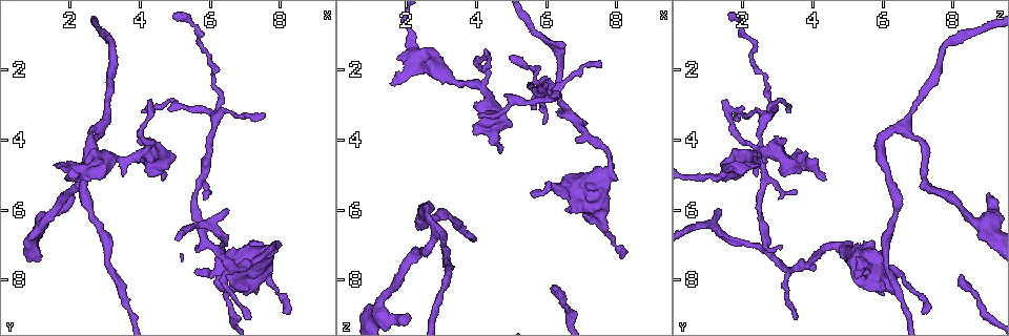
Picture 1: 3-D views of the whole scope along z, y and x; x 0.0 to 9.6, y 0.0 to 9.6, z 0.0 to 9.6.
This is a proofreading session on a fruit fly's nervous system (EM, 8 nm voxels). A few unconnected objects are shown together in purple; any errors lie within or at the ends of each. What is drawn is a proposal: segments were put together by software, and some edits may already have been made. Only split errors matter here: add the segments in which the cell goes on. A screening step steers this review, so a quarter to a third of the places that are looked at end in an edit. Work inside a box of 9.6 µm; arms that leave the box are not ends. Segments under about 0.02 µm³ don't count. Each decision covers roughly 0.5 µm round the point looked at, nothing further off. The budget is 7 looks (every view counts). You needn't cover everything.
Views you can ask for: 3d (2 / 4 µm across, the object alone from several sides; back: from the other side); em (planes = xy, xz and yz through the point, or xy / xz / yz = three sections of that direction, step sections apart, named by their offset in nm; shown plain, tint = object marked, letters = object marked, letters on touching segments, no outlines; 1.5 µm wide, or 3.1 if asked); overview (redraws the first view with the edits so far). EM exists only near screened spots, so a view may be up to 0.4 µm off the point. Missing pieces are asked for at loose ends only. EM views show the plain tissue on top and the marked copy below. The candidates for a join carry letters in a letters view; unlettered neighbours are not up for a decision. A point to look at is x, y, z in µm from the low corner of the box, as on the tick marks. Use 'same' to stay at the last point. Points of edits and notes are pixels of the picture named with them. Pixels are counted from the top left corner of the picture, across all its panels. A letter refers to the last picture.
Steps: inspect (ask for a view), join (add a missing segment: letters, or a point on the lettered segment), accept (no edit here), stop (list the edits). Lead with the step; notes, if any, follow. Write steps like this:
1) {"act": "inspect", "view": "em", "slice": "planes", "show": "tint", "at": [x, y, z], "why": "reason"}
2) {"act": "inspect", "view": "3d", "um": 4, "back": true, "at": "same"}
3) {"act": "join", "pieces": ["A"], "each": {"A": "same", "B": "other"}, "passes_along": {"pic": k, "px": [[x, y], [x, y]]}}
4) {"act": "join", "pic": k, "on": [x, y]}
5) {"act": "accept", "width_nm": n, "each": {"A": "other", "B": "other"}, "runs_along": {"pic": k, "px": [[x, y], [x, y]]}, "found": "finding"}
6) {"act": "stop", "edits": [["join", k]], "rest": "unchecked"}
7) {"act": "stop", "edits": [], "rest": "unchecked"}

{"act": "inspect", "view": "em", "slice": "planes", "show": "letters", "at": [4.30, 2.90, 1.55], "why": "thin end"}

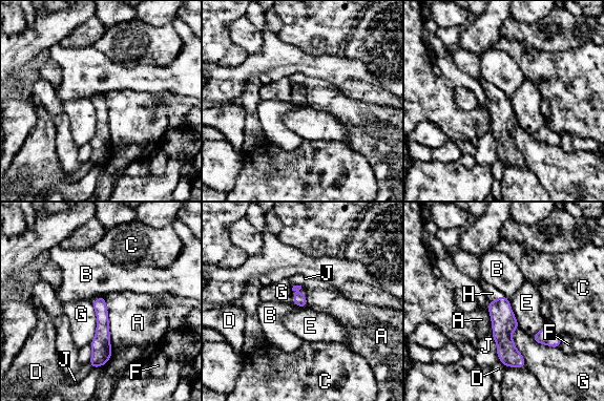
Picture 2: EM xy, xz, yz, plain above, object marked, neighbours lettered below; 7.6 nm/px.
{"act": "join", "pieces": ["H"], "each": {"A": "other", "B": "other", "C": "other", "D": "other", "E": "other", "F": "other", "G": "other", "H": "same", "J": "other"}, "passes_along": {"pic": 2, "px": [[503, 321], [495, 300], [492, 293]]}, "found": "it goes on there"}

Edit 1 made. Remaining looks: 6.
{"act": "inspect", "view": "em", "slice": "xy", "step": 8, "show": "letters", "at": [2.05, 5.60, 9.00], "why": "branch stops here"}

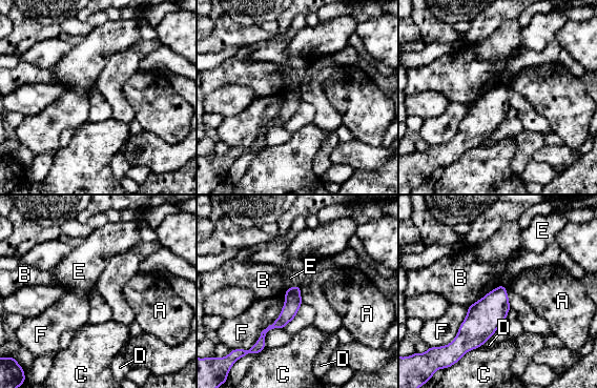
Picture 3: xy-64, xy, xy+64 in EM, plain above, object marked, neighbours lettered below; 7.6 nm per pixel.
{"act": "inspect", "view": "em", "slice": "planes", "show": "letters", "at": "same", "why": "cut it another way"}

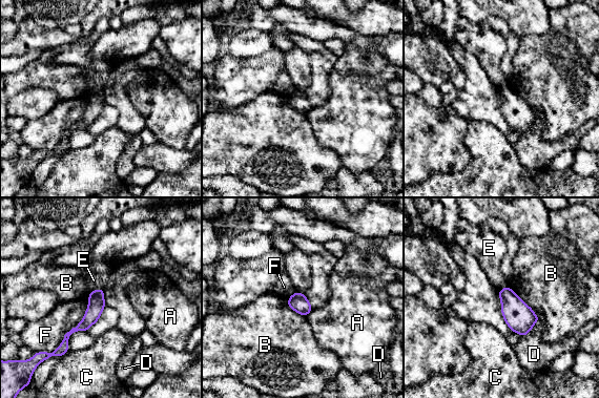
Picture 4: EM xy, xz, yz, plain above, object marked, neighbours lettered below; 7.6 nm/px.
{"act": "accept", "longest_contact_nm": ["F", 500], "each": {"A": "other", "B": "other", "C": "other", "D": "other", "E": "other", "F": "other"}, "border": {"pic": 4, "px": [[101, 288], [96, 288], [90, 292]]}, "found": "none of them fits"}

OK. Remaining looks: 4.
{"act": "inspect", "view": "em", "slice": "xz", "step": 4, "show": "letters", "at": [7.30, 8.40, 6.30], "why": "branch stops here"}

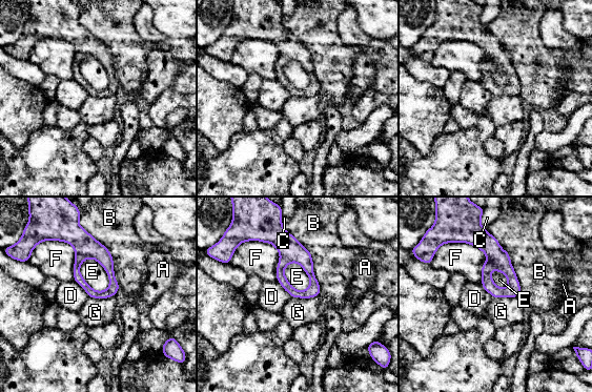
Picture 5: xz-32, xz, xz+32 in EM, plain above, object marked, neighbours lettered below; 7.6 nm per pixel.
{"act": "accept", "each": {"A": "other", "B": "other", "C": "other", "D": "other", "E": "other", "F": "other", "G": "other"}, "border": {"pic": 5, "px": [[455, 242], [485, 254], [482, 283]]}, "found": "no lettered segment goes on from it"}

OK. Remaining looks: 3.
{"act": "stop", "edits": [["join", 2]], "rest": "unchecked"}

